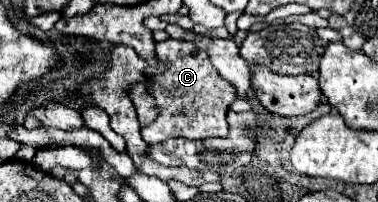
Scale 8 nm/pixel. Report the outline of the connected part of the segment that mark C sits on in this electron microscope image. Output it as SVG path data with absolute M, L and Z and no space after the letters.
M167 38L157 44L157 58L167 62L167 70L147 82L147 88L159 106L159 116L151 126L141 128L143 140L147 144L157 144L177 136L191 140L227 136L225 116L229 106L237 100L237 90L213 68L207 52L199 50L193 42Z

